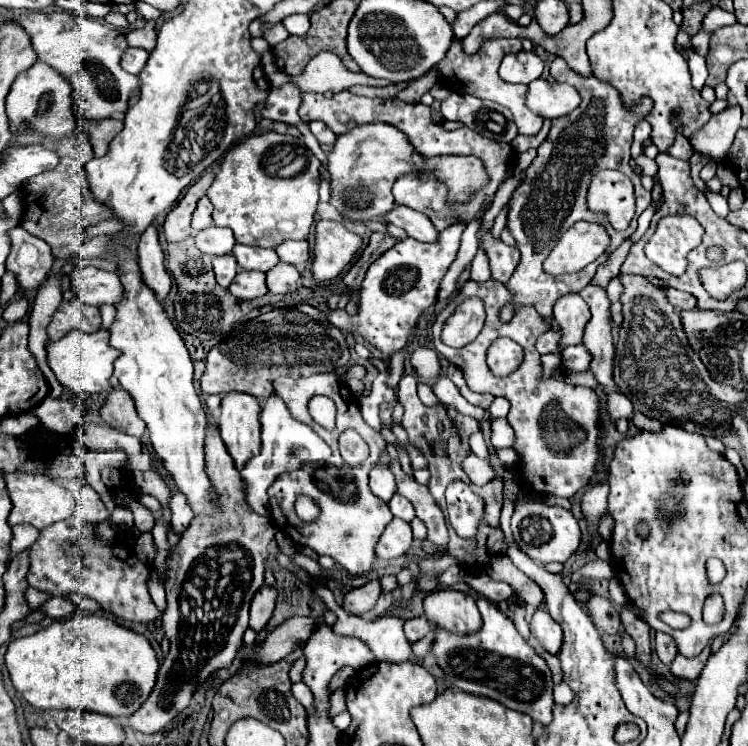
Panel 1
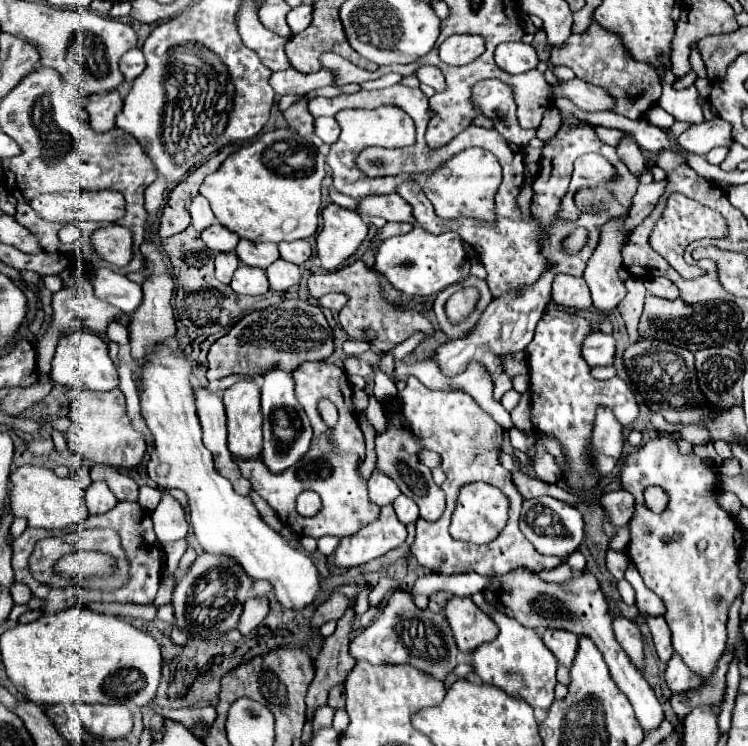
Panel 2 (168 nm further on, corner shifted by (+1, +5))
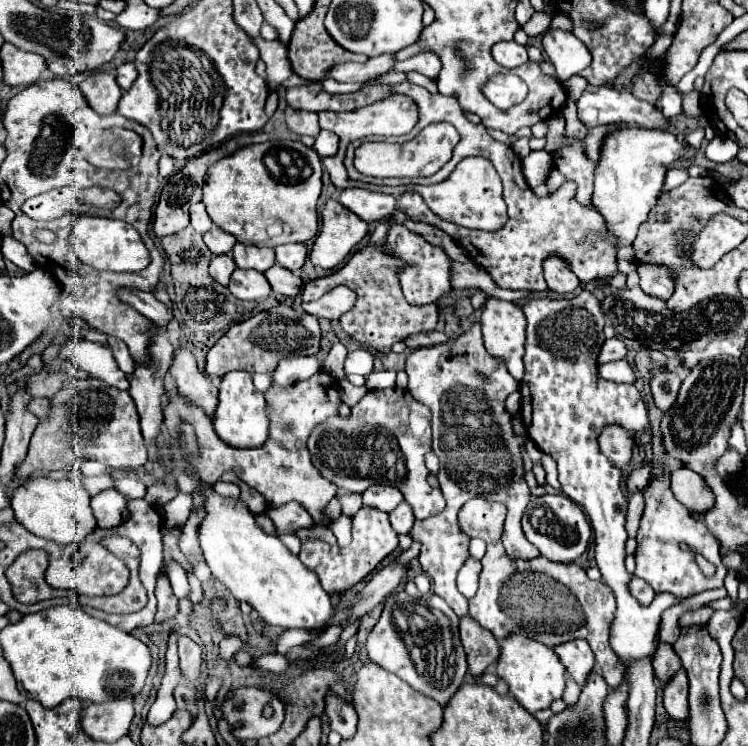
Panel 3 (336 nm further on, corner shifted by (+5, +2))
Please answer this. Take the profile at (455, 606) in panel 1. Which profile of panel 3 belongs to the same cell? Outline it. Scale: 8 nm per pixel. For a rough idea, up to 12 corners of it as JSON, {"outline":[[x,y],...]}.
{"outline":[[470,617],[460,621],[460,639],[470,675],[480,681],[498,661],[500,643]]}

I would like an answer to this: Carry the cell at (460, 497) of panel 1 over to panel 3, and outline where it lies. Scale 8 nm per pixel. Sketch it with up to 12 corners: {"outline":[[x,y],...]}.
{"outline":[[470,499],[462,531],[488,543],[470,617],[498,641],[586,639],[600,675],[610,589],[576,563],[508,557],[504,505]]}

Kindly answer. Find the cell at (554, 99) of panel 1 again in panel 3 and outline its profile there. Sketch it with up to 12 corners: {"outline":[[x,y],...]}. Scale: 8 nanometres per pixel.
{"outline":[[588,87],[578,119],[590,127],[636,123],[664,131],[656,105],[628,91]]}

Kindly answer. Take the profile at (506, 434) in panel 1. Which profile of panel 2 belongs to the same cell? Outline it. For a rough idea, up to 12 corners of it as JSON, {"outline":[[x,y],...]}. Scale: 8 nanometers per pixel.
{"outline":[[516,426],[508,430],[512,446],[526,452],[534,444],[532,436],[524,436]]}

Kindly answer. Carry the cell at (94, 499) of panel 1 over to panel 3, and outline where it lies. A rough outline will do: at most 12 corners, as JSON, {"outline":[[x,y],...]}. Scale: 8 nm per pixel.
{"outline":[[116,489],[92,497],[100,529],[128,519],[128,501]]}

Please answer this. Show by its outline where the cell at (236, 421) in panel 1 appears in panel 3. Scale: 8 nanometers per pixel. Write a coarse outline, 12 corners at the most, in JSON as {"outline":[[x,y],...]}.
{"outline":[[246,371],[222,377],[214,429],[240,449],[268,439],[266,401]]}

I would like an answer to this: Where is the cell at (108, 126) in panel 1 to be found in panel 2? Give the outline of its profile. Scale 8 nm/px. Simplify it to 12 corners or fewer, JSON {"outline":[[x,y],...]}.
{"outline":[[118,92],[86,96],[82,104],[90,114],[92,130],[112,130],[122,110]]}

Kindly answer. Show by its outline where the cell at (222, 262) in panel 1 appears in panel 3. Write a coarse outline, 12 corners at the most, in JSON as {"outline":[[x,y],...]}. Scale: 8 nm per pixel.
{"outline":[[230,255],[210,261],[210,275],[220,285],[228,285],[236,263]]}

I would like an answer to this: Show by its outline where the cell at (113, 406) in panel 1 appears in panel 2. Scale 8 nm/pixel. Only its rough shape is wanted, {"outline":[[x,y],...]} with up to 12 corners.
{"outline":[[80,390],[66,440],[94,464],[130,470],[146,442],[124,394]]}

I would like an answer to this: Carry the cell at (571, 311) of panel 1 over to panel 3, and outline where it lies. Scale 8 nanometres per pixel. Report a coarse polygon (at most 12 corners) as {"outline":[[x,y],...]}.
{"outline":[[558,255],[546,257],[544,279],[552,291],[572,293],[578,277]]}

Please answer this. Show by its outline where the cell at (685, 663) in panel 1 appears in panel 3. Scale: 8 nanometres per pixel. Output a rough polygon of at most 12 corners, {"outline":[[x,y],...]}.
{"outline":[[684,669],[662,691],[666,713],[688,719],[688,681]]}

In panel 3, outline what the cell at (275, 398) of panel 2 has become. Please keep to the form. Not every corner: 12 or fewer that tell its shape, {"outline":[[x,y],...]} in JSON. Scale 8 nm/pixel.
{"outline":[[318,355],[280,361],[274,385],[290,385],[320,369]]}

